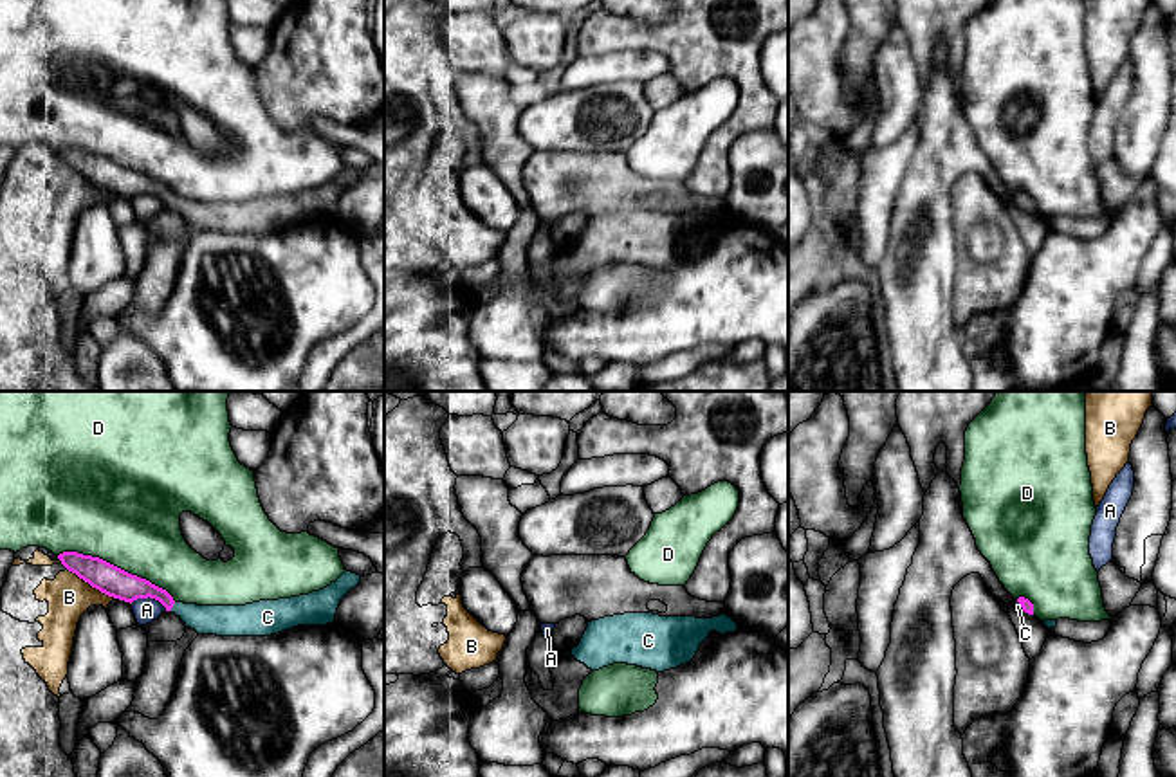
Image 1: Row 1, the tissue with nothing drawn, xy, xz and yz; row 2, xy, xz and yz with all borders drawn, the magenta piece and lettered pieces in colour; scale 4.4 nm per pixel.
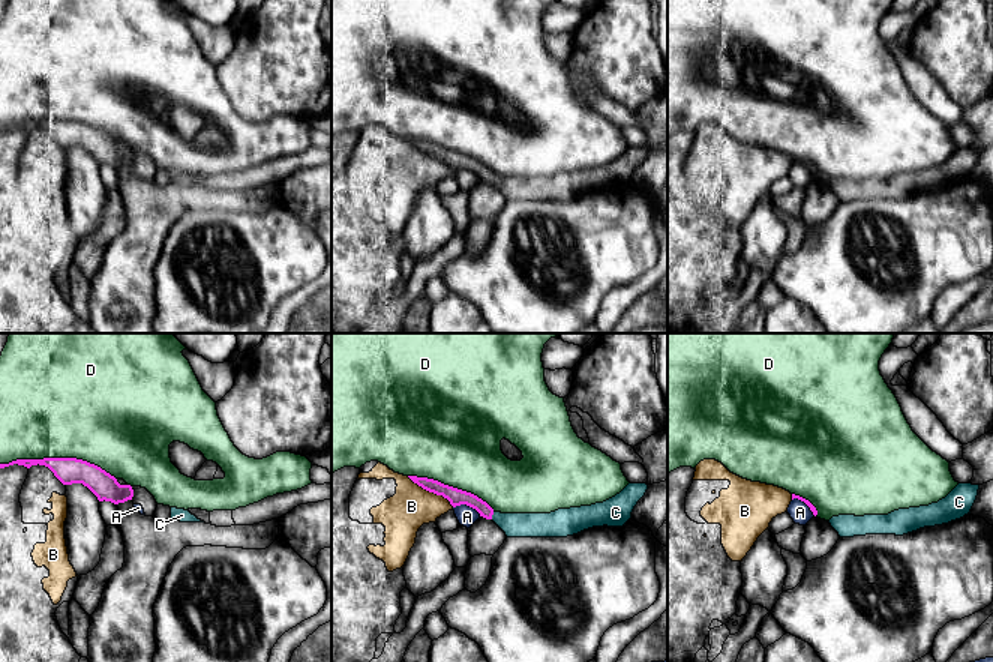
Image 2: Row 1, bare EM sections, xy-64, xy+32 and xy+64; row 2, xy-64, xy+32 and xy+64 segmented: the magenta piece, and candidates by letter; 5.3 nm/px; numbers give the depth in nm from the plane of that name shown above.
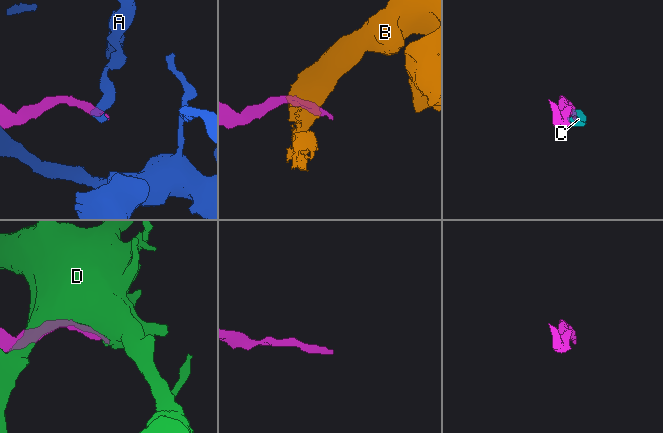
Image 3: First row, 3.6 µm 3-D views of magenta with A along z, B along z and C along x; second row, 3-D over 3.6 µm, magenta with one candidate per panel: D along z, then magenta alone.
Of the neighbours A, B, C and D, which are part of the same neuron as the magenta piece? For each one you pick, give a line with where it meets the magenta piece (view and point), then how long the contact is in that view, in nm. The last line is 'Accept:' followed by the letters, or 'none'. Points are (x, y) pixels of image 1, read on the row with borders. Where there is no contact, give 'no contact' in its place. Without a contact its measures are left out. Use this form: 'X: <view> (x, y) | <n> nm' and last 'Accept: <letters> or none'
C: xy (172, 606) | 50 nm
Accept: C

